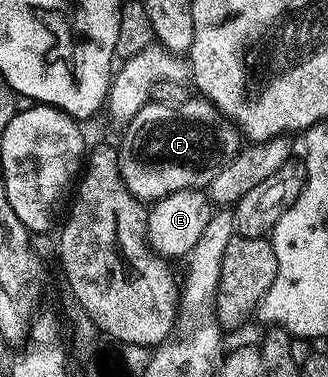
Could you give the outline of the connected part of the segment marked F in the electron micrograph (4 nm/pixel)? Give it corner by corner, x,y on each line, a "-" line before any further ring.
201,96
190,97
182,106
168,106
151,100
139,108
122,134
125,135
119,141
117,151
121,180
126,189
145,204
184,190
205,190
239,146
239,134
233,124

